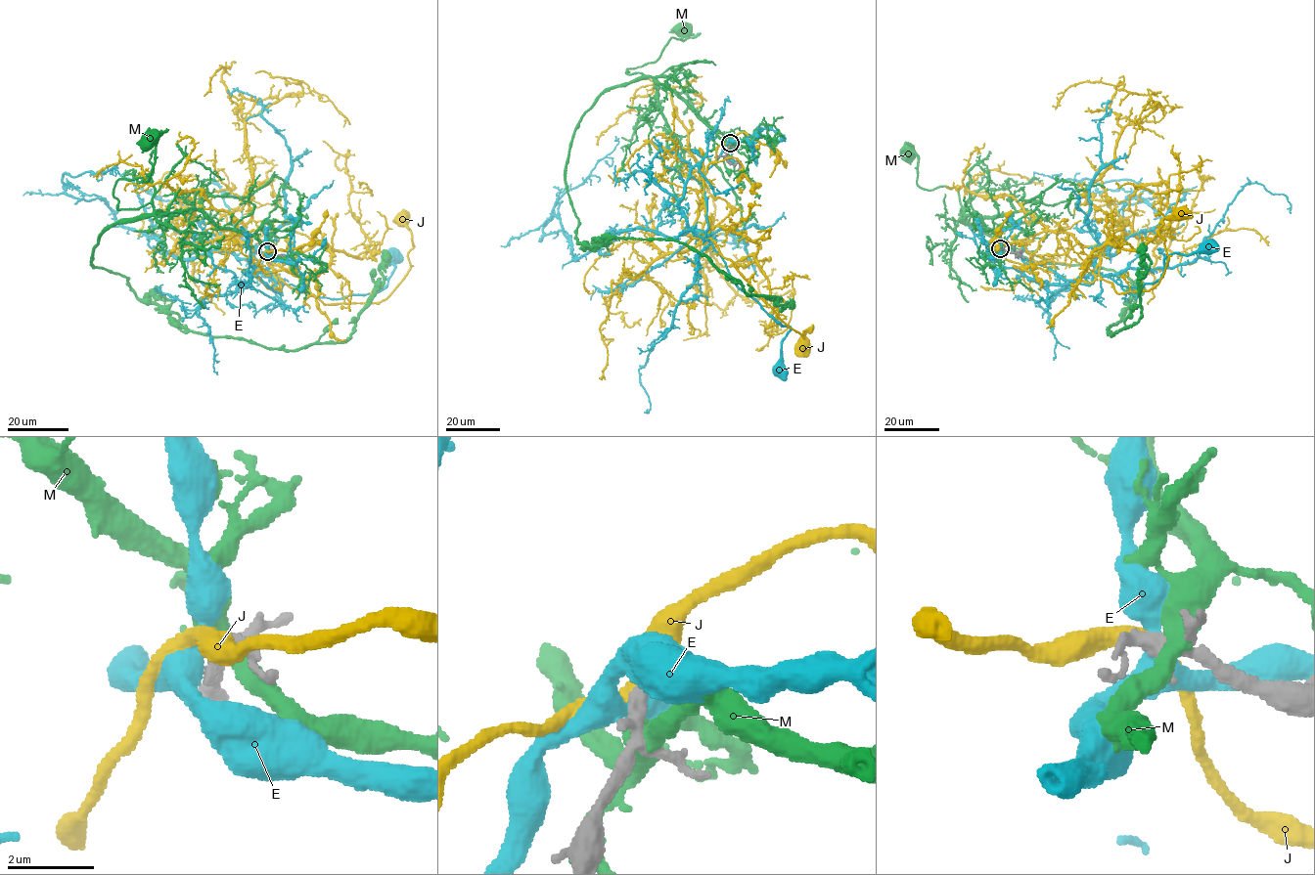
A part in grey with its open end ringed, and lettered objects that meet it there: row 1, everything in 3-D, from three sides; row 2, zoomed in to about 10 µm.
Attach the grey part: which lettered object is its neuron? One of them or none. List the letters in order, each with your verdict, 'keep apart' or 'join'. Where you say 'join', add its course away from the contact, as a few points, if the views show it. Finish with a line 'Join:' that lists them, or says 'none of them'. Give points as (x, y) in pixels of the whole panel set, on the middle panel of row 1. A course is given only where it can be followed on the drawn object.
E: keep apart
J: keep apart
M: keep apart
Join: none of them

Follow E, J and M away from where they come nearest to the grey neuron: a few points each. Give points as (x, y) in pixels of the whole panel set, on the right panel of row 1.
E: (1001, 249), (1065, 280), (1089, 284), (1098, 272), (1137, 287), (1157, 281), (1164, 258), (1172, 253), (1210, 247)
J: (1000, 248), (1067, 280), (1092, 282), (1099, 265), (1117, 292), (1150, 290), (1168, 259), (1158, 228), (1180, 212)
M: (1002, 249), (1000, 236), (975, 212), (959, 213), (956, 188), (917, 184), (918, 156), (907, 152)

